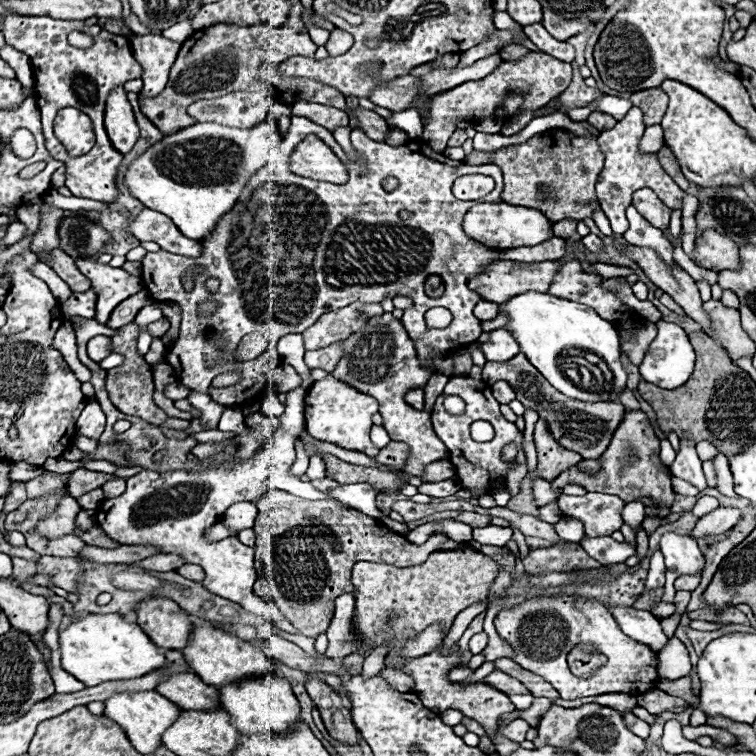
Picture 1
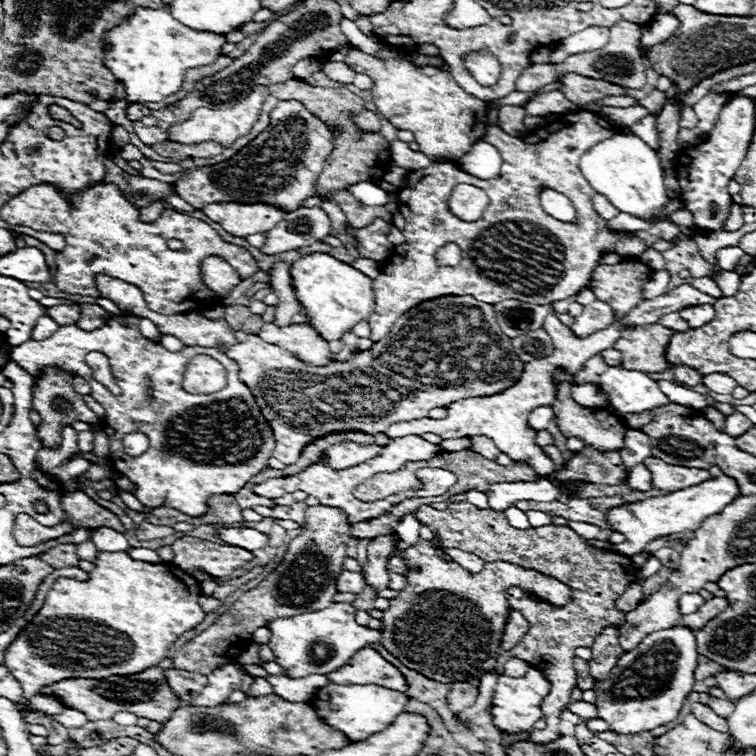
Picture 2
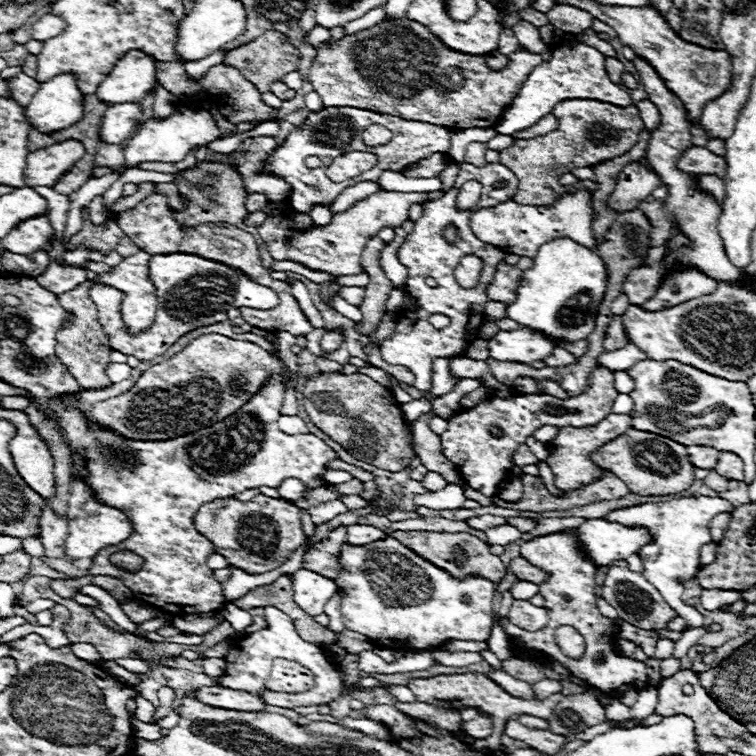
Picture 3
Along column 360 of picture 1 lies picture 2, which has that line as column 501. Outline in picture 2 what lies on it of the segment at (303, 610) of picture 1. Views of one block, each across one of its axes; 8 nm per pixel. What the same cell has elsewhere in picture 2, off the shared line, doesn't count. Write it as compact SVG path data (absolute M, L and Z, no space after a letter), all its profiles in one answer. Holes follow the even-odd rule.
M454 502L448 504L445 510L436 510L432 506L420 506L416 512L418 520L426 524L432 532L438 534L442 546L448 548L460 548L466 552L476 554L484 562L510 562L524 568L538 570L542 574L554 576L556 580L562 580L564 584L570 584L574 592L574 600L566 604L566 608L550 608L550 604L542 604L538 600L530 600L526 594L510 594L510 600L514 600L514 608L524 614L524 618L530 622L530 630L526 636L508 652L508 656L518 656L538 668L546 680L550 682L550 692L544 696L540 708L542 716L546 720L544 730L534 730L528 734L528 738L536 744L552 742L560 736L558 722L562 708L570 702L570 690L576 686L576 672L572 666L574 650L578 646L590 648L594 644L594 638L602 628L606 626L622 626L624 624L624 612L618 612L614 608L614 600L634 582L634 566L630 564L628 556L618 556L616 552L594 552L586 544L584 538L580 538L572 528L568 526L542 526L542 528L530 528L530 530L518 530L508 524L506 516L502 512L490 512L490 510L478 510L470 502Z

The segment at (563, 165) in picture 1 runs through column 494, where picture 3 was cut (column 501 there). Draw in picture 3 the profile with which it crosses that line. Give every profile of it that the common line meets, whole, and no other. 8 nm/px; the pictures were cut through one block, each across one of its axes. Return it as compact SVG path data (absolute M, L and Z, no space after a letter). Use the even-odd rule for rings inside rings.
M562 100L554 106L552 114L558 118L558 128L554 132L528 140L514 140L510 148L500 152L498 162L518 178L518 190L510 198L512 202L530 206L554 204L562 194L566 194L566 186L560 184L562 174L626 154L638 142L644 128L634 104L618 108L598 100Z

